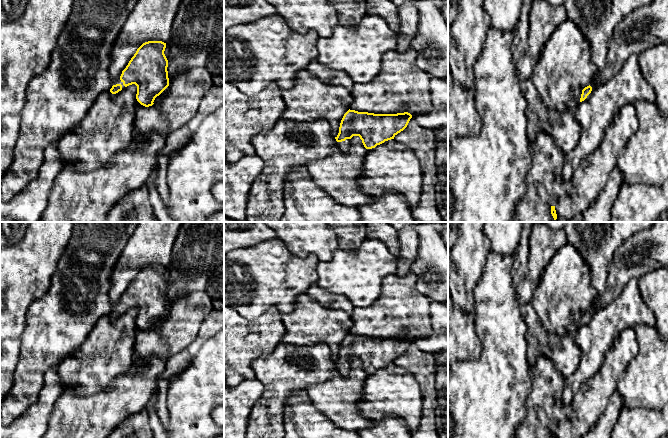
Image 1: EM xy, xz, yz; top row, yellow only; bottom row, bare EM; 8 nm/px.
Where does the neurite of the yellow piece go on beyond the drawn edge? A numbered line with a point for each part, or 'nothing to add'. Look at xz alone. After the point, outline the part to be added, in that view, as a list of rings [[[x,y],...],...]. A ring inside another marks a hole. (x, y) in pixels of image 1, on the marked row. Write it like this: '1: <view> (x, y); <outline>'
1: xz (343, 147); [[[344,141],[340,142],[340,145],[338,146],[339,147],[339,150],[342,152],[342,153],[345,153],[348,151],[349,149],[349,143],[346,143]]]

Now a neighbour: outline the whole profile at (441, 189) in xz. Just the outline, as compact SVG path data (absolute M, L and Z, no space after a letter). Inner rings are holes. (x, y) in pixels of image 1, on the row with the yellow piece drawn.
M448 164L437 166L436 207L443 222L448 222Z

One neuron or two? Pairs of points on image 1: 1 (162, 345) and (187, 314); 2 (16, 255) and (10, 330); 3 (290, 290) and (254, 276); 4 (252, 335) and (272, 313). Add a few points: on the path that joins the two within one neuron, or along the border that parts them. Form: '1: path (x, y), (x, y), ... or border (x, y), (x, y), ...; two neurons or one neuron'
1: path (170, 337), (183, 322); one neuron
2: path (16, 274), (12, 279), (10, 288), (10, 311); one neuron
3: path (281, 281), (272, 276), (263, 276); one neuron
4: path (257, 330), (269, 318); one neuron

